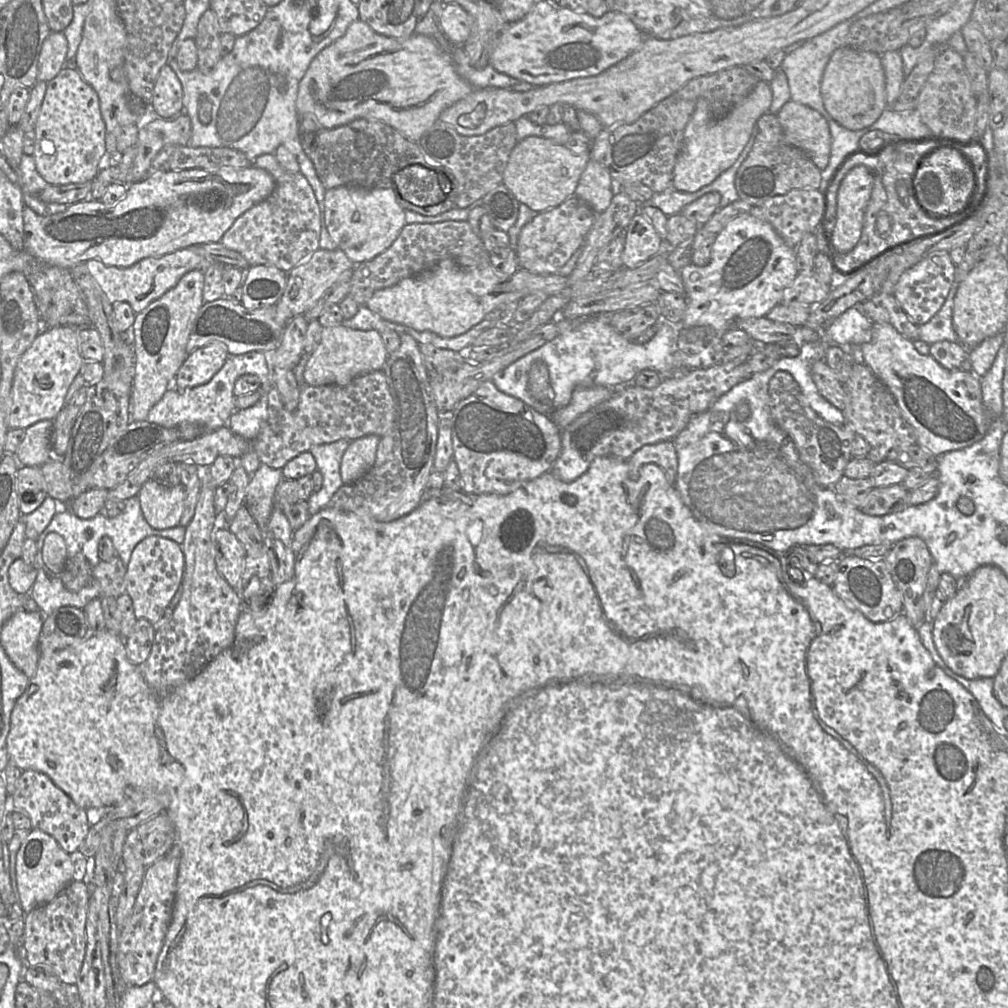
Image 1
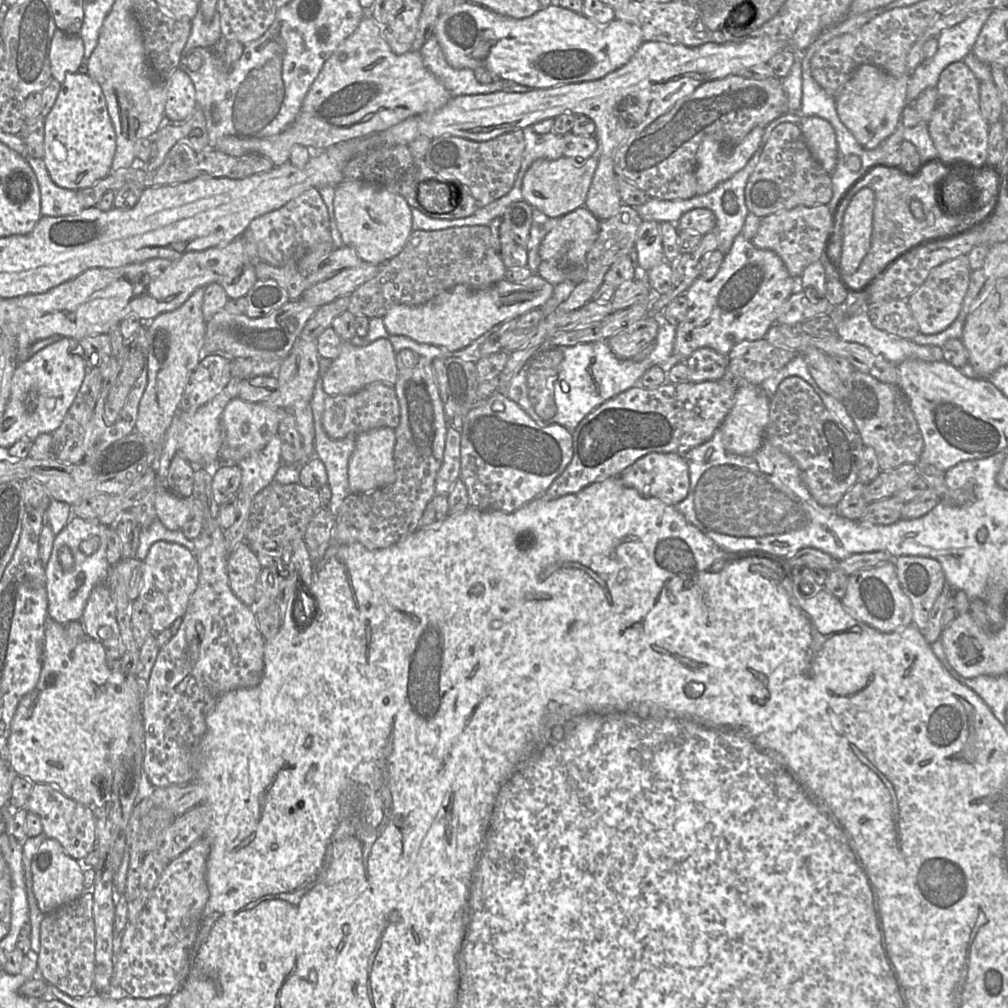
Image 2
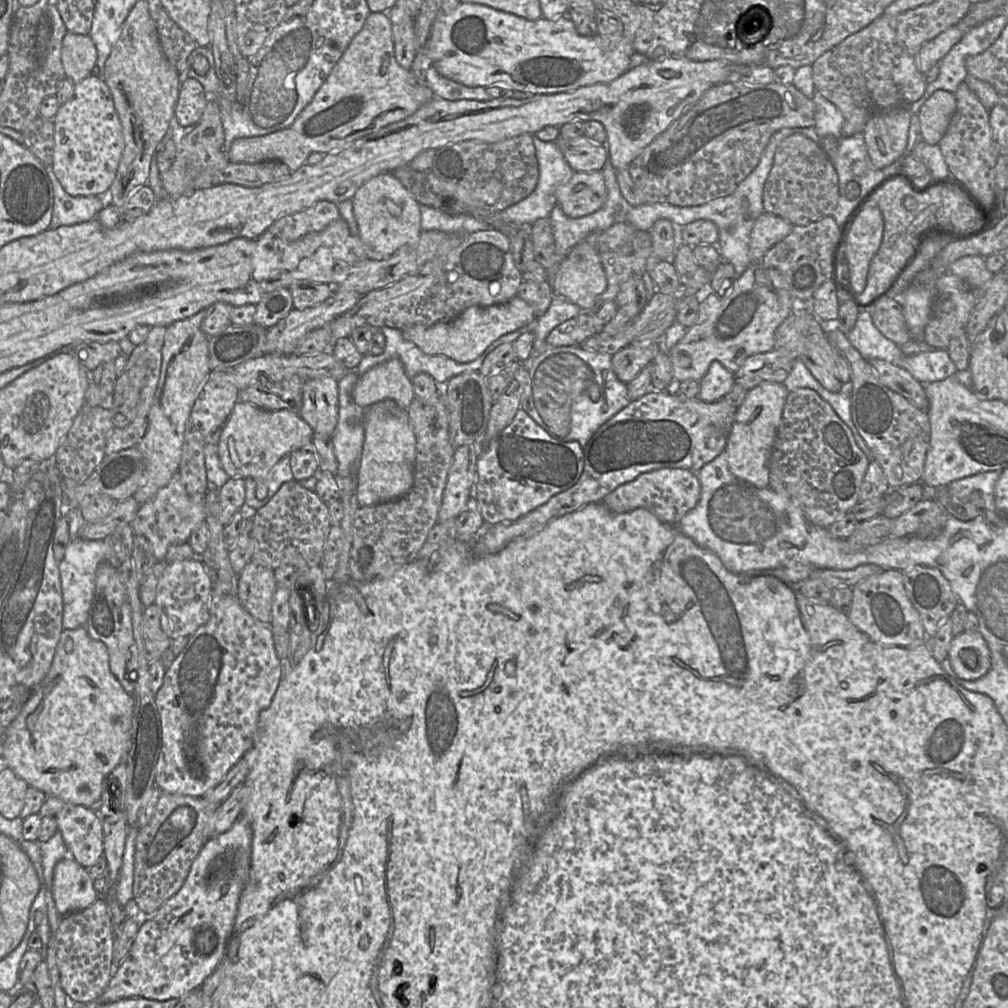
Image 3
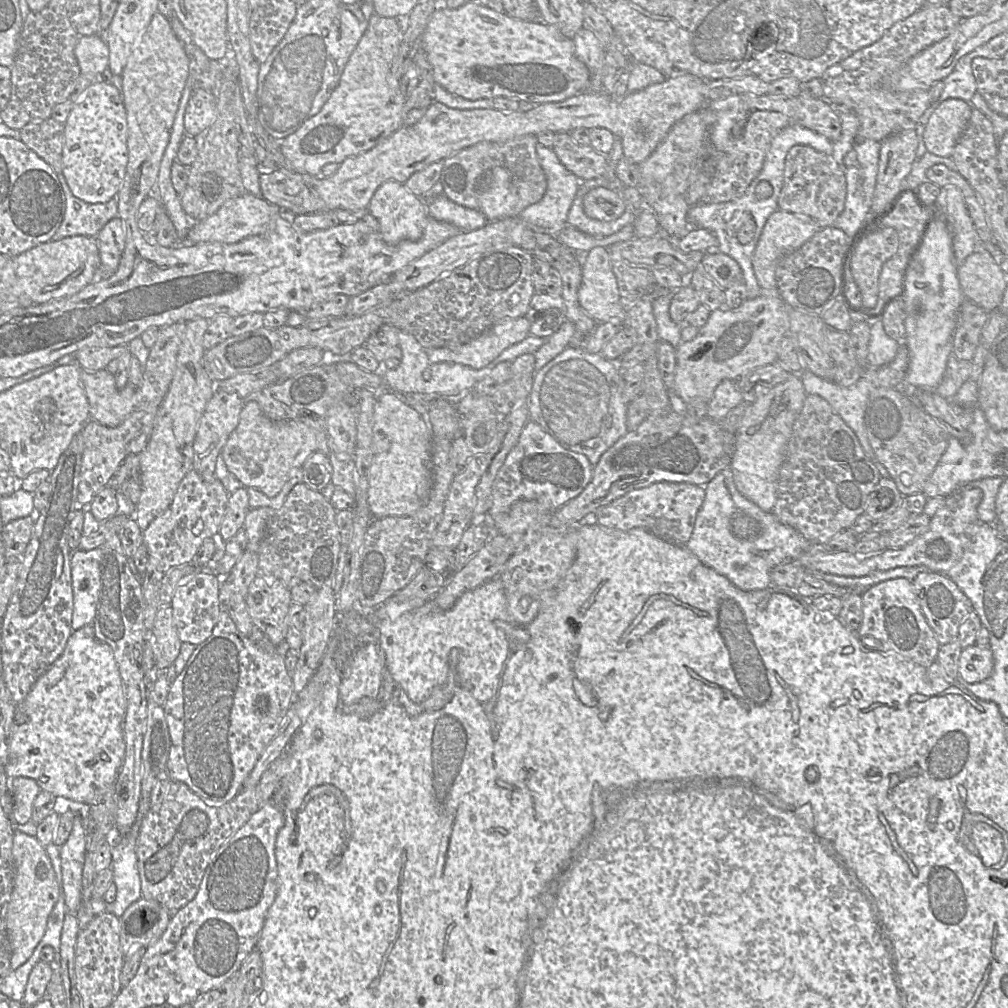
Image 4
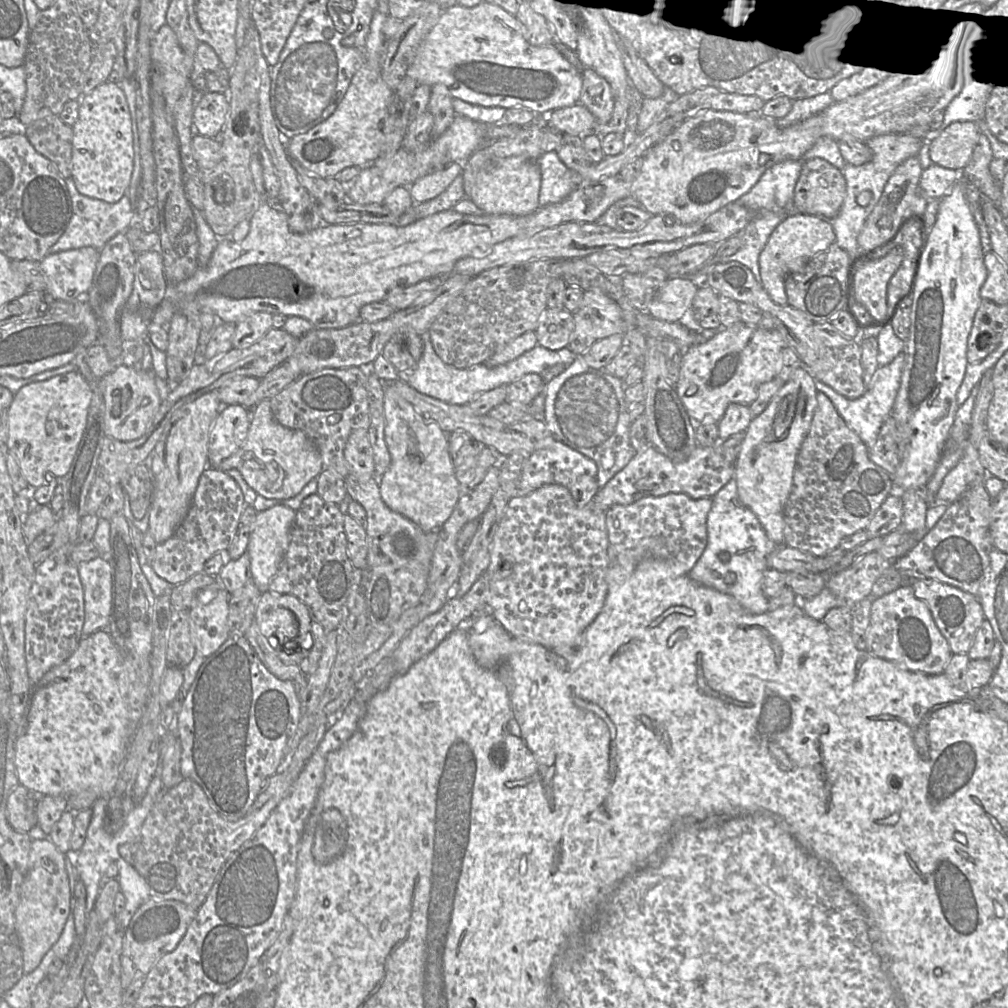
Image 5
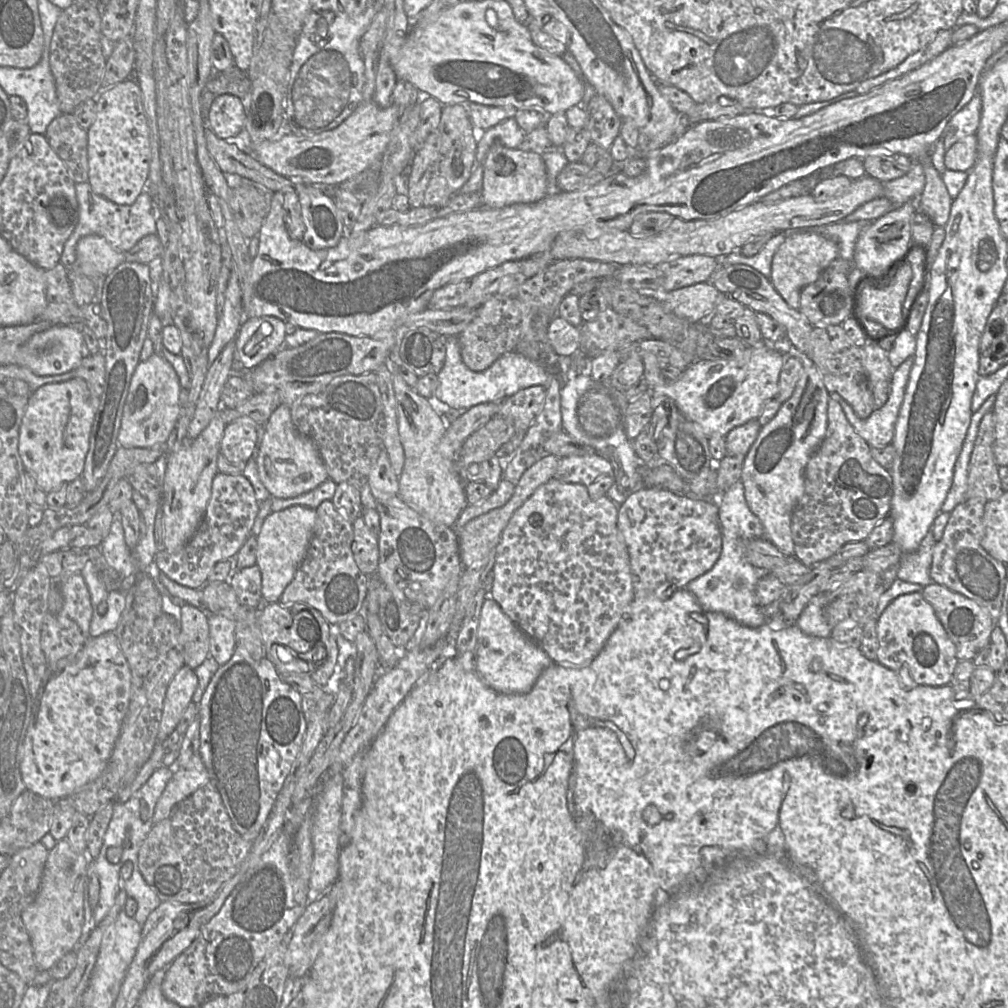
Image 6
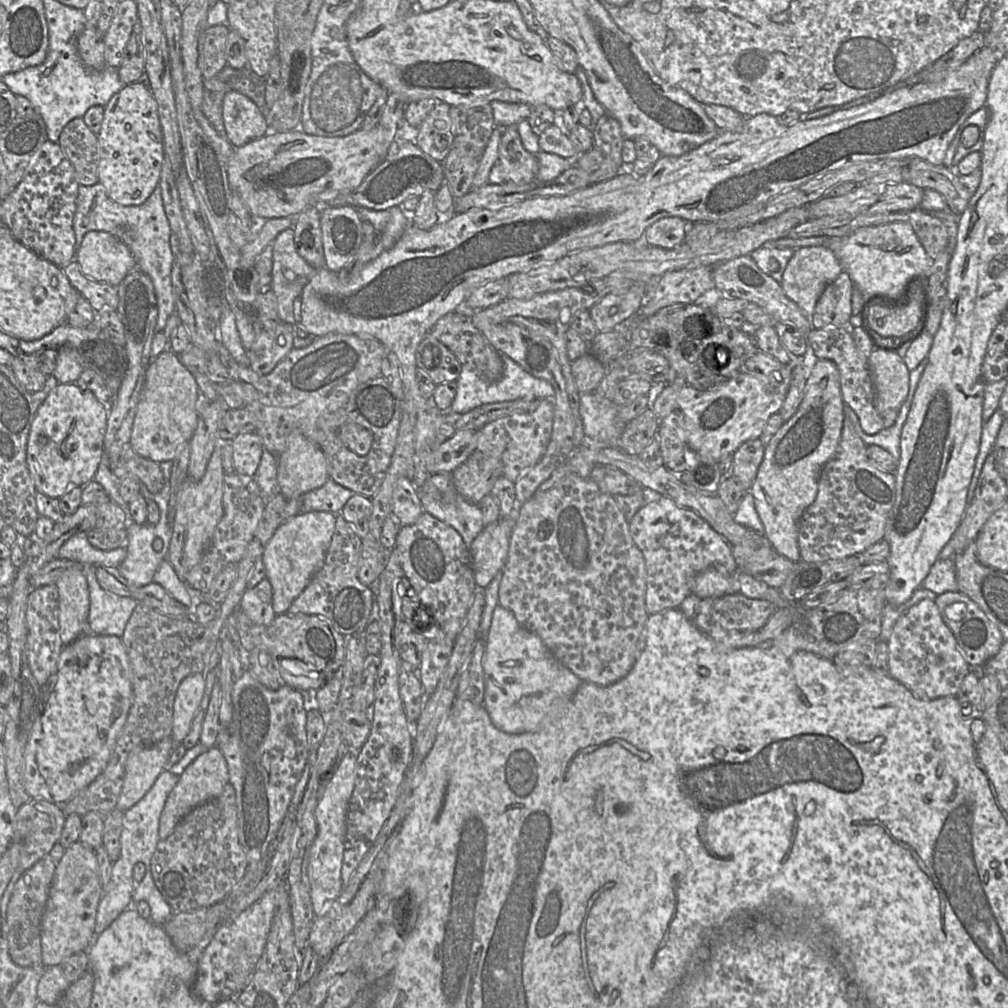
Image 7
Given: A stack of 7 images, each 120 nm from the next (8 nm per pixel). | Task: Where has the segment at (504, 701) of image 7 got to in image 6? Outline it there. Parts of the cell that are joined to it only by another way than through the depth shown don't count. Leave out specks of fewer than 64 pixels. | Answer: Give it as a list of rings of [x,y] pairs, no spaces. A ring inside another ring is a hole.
[[[492,599],[485,600],[481,608],[474,663],[475,671],[482,681],[502,694],[529,692],[541,673],[551,664],[555,664]]]

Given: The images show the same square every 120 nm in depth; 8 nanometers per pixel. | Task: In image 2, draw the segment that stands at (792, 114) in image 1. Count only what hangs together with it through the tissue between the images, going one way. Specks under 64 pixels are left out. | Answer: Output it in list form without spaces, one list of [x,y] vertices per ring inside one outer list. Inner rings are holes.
[[[800,115],[799,127],[815,159],[828,173],[837,164],[837,140],[832,125],[816,116]]]

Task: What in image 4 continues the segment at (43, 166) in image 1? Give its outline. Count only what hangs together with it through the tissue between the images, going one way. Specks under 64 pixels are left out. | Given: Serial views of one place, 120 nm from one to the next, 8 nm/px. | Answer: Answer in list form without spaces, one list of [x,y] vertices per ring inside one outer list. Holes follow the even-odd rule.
[[[95,81],[74,100],[64,123],[62,173],[76,198],[105,203],[117,196],[128,162],[127,133],[123,98],[112,82]]]

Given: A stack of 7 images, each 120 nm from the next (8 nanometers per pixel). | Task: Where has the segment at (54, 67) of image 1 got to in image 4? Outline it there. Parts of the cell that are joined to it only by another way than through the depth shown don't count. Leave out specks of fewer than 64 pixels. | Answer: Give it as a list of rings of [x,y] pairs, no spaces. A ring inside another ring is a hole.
[[[99,34],[81,36],[74,53],[81,74],[99,75],[108,68],[109,47]]]

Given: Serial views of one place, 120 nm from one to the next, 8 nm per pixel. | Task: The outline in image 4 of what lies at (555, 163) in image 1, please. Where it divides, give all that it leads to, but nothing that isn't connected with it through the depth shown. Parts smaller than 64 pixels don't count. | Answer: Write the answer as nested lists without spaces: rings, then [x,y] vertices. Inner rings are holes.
[[[605,187],[589,190],[582,201],[585,214],[590,218],[613,221],[626,211],[626,202],[617,193]]]

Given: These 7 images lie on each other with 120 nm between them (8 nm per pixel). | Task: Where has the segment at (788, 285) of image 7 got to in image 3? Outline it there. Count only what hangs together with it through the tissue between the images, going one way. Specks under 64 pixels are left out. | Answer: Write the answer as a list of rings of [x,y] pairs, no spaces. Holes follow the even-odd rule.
[[[764,212],[753,225],[750,236],[751,263],[762,264],[765,253],[776,243],[784,239],[793,225],[772,213]]]

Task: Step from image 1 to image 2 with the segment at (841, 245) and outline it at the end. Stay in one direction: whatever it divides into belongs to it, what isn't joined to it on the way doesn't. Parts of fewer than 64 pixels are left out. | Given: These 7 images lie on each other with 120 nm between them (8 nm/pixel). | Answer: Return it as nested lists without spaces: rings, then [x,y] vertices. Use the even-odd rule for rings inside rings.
[[[864,187],[855,193],[844,212],[842,218],[842,250],[840,250],[837,266],[841,274],[851,275],[855,273],[870,249],[874,206],[874,191]]]

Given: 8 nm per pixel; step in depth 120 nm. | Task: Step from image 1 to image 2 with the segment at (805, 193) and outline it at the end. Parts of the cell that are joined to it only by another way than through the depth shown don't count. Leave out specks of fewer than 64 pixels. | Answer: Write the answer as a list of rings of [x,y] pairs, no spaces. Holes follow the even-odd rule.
[[[827,205],[797,206],[762,217],[759,229],[751,240],[760,249],[775,252],[783,261],[789,274],[799,279],[804,269],[828,255],[833,214]]]

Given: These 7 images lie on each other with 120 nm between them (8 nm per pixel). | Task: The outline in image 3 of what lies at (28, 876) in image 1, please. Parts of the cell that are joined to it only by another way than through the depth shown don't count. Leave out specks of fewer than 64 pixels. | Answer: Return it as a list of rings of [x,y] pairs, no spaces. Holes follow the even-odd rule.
[[[73,857],[55,865],[51,893],[61,915],[84,910],[101,897],[93,886],[91,874]]]

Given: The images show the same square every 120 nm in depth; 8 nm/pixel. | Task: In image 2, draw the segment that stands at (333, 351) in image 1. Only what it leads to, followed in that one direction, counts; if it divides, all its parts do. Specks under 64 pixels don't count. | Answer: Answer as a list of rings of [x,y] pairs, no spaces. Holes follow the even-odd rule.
[[[379,338],[364,345],[343,341],[339,355],[331,361],[320,379],[327,395],[349,395],[373,382],[384,382],[393,386],[398,373],[396,352],[391,342],[388,339]]]

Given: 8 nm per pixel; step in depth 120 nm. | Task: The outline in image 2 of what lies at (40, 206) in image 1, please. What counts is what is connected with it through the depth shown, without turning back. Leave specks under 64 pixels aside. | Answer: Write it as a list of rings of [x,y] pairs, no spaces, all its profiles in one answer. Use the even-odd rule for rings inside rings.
[[[26,157],[32,167],[41,193],[41,215],[60,217],[80,213],[85,207],[75,190],[56,185],[51,179],[43,159]]]

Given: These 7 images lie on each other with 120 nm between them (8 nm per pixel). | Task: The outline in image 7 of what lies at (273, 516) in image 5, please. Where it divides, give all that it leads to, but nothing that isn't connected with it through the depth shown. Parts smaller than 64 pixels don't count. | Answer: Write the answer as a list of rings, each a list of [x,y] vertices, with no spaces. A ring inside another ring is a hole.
[[[302,512],[282,523],[265,545],[261,560],[266,579],[272,586],[272,608],[276,615],[288,609],[323,566],[336,524],[336,515],[329,512]]]

